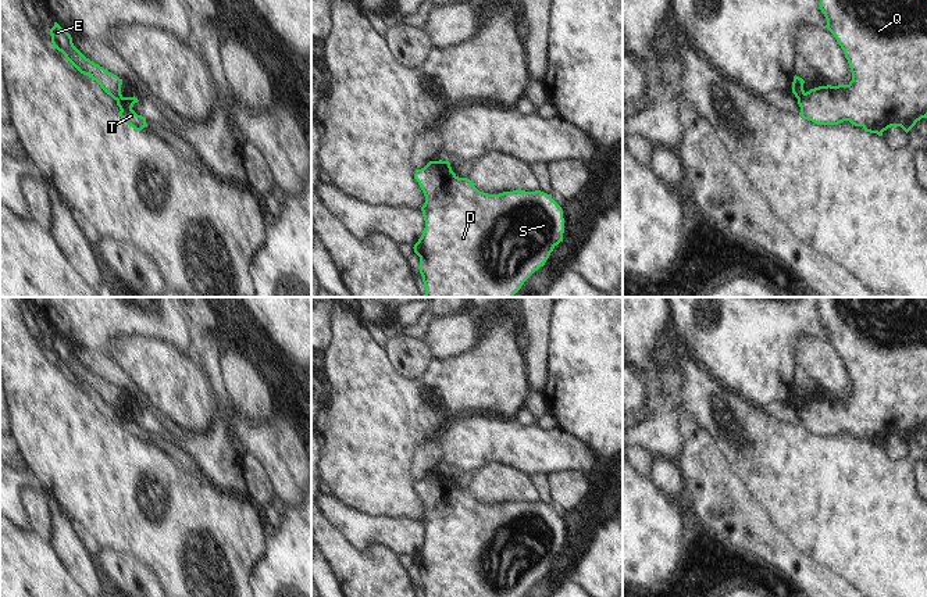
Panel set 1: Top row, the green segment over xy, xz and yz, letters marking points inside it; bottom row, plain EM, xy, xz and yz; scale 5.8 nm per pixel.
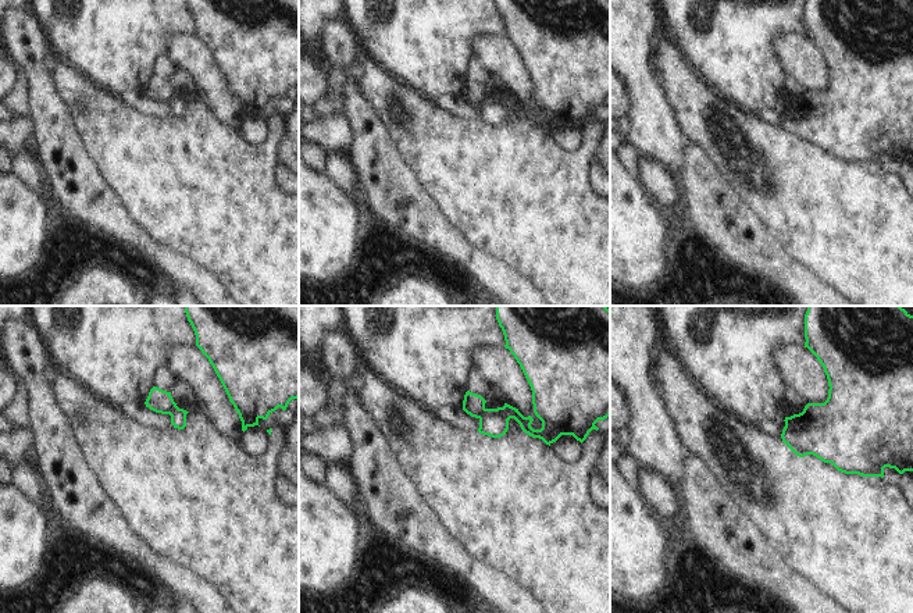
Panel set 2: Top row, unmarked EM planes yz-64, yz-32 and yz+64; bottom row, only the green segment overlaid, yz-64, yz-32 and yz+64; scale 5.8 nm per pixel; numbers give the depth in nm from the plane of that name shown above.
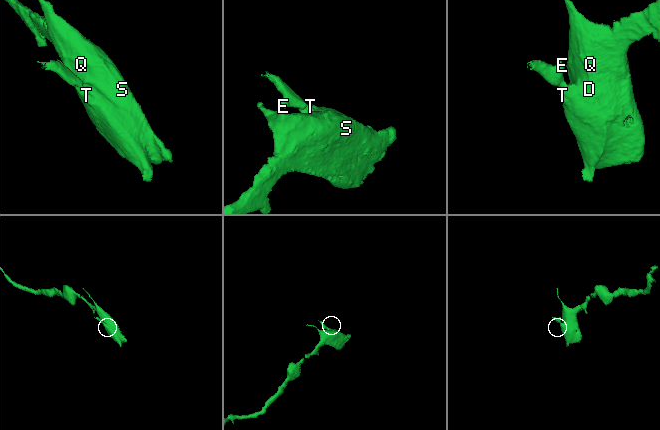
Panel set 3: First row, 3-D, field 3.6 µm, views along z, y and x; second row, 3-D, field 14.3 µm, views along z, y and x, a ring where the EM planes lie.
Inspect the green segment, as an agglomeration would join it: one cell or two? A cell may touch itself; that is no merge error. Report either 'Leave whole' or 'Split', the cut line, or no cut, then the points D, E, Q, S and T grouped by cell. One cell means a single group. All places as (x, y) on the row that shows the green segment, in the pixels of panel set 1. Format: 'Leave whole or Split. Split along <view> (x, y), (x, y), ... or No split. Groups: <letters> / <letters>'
Split. Split along yz (805, 93), (798, 100). Groups: D Q S T / E.

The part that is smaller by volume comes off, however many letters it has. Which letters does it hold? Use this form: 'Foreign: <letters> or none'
Foreign: E

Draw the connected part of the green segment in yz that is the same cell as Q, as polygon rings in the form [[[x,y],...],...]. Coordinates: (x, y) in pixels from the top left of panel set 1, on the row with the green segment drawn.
[[[820,0],[820,10],[827,19],[826,28],[844,50],[852,72],[852,81],[848,85],[827,85],[810,89],[798,100],[799,115],[817,125],[838,125],[849,121],[852,125],[862,126],[866,132],[877,133],[878,136],[883,136],[883,132],[891,126],[901,126],[908,133],[917,121],[927,118],[927,0]]]

